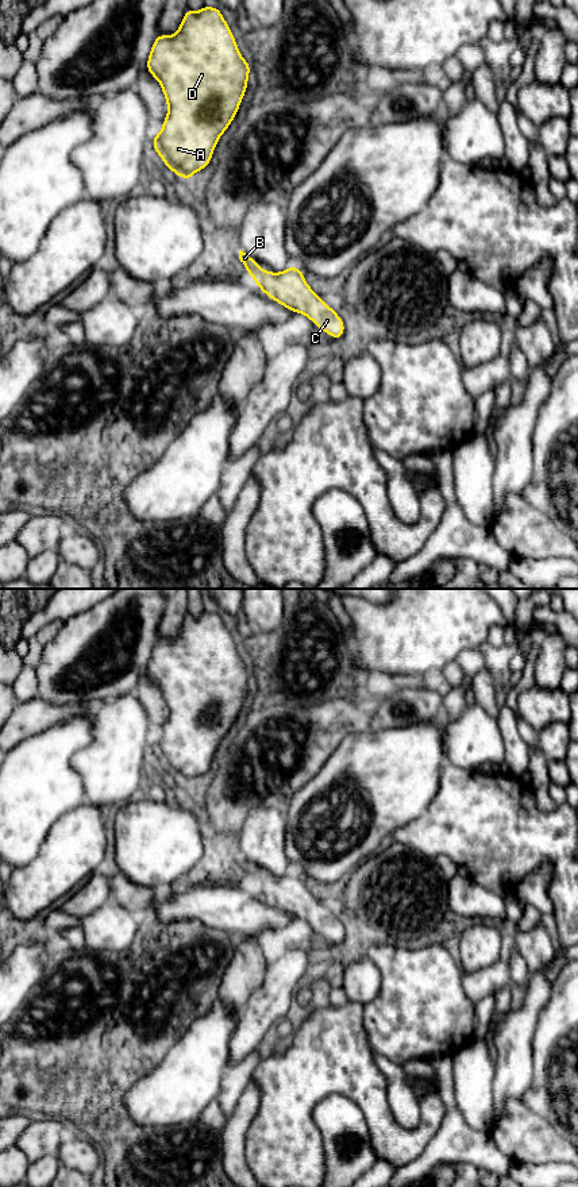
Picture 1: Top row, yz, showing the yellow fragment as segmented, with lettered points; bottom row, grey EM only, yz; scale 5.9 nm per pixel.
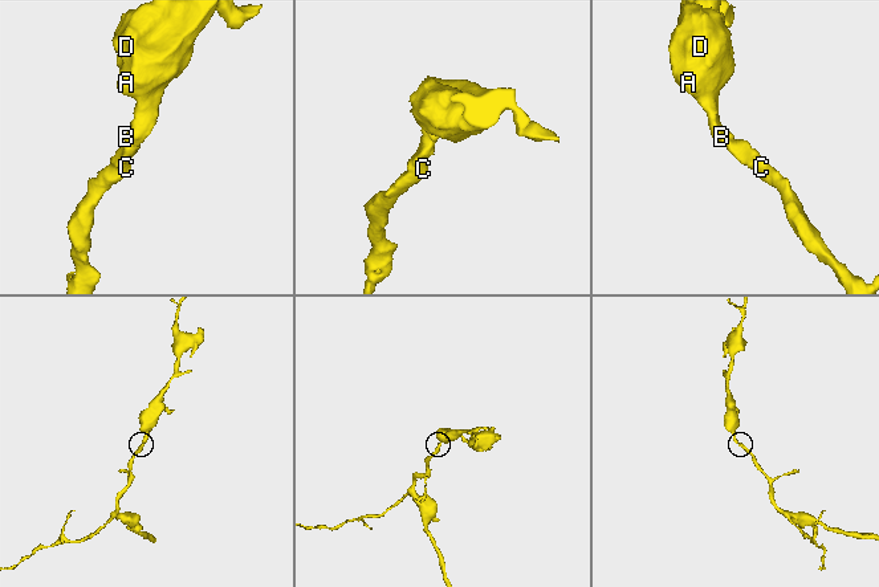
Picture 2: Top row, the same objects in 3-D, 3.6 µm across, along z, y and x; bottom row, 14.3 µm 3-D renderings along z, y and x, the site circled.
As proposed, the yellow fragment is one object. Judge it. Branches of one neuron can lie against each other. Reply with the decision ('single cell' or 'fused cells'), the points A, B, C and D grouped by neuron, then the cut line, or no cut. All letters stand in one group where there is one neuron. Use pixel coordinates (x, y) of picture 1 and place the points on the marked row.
single cell; A B C D; no cut

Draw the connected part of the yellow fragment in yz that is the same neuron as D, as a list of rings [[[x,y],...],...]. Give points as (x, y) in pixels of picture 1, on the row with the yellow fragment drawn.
[[[204,5],[197,12],[188,8],[174,35],[155,36],[146,69],[159,82],[167,103],[167,113],[162,123],[162,130],[153,136],[153,147],[176,176],[189,181],[194,173],[211,163],[220,136],[236,116],[247,89],[251,66],[240,54],[220,8]]]

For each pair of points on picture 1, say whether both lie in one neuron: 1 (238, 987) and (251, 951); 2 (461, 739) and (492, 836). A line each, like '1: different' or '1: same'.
1: same
2: different

